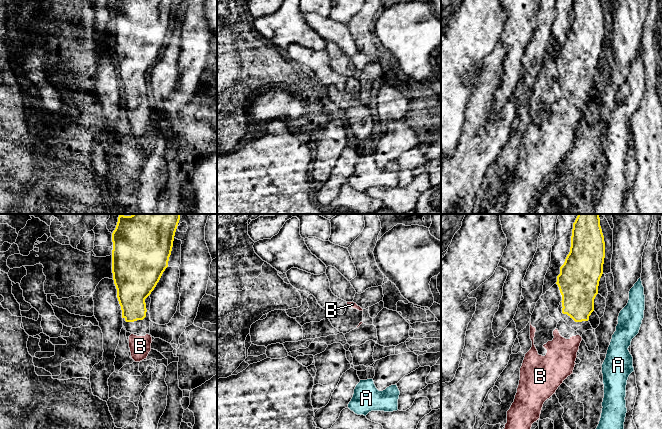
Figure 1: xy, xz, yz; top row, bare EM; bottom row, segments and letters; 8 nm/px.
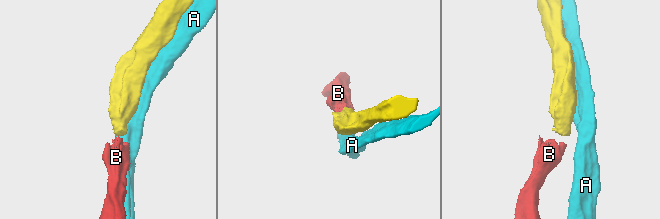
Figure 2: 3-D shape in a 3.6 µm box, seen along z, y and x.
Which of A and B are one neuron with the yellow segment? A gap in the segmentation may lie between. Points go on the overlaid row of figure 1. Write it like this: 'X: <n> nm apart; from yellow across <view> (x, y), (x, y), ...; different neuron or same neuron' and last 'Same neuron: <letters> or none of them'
A: 200 nm apart; from yellow across yz (593, 310), (618, 316); different neuron
B: 100 nm apart; from yellow across xy (131, 321), (131, 334); same neuron
Same neuron: B

